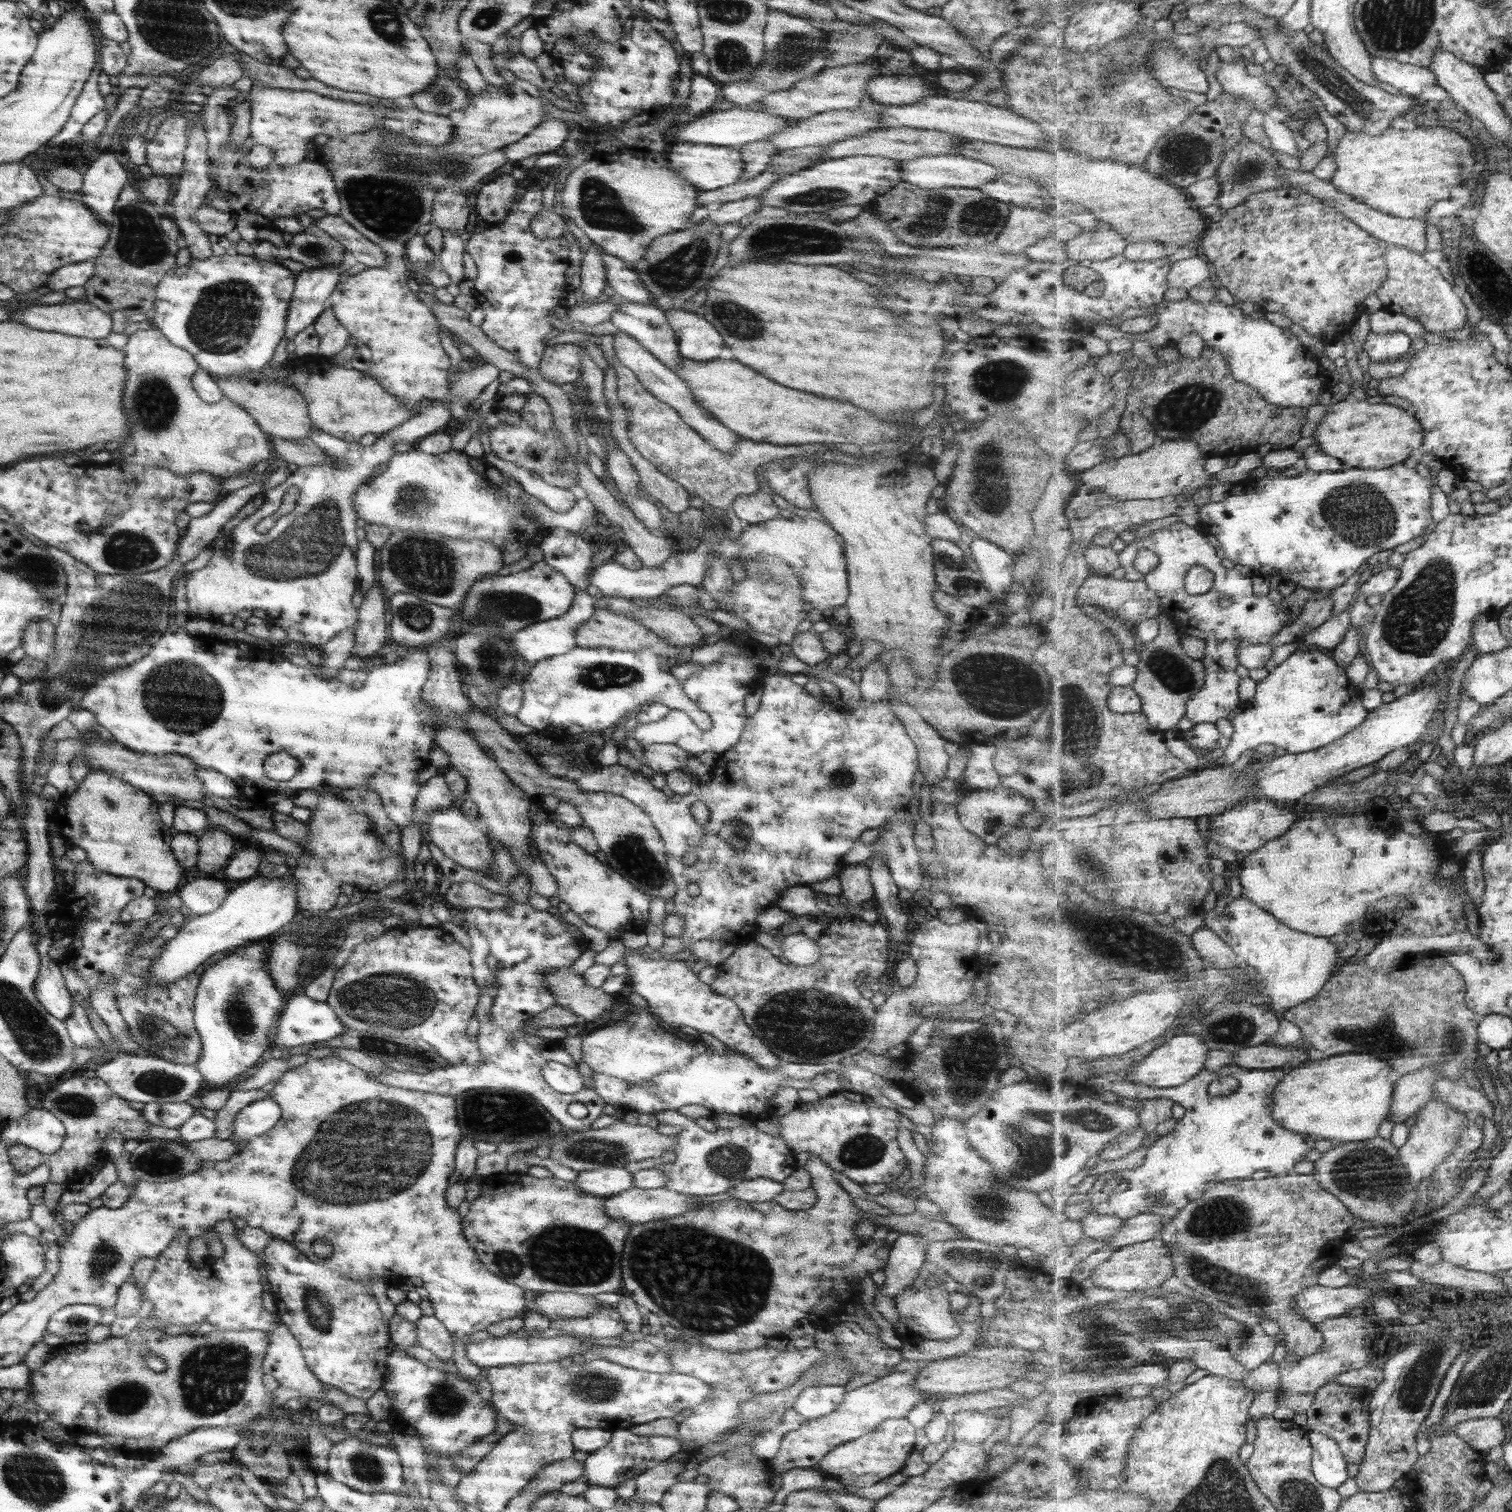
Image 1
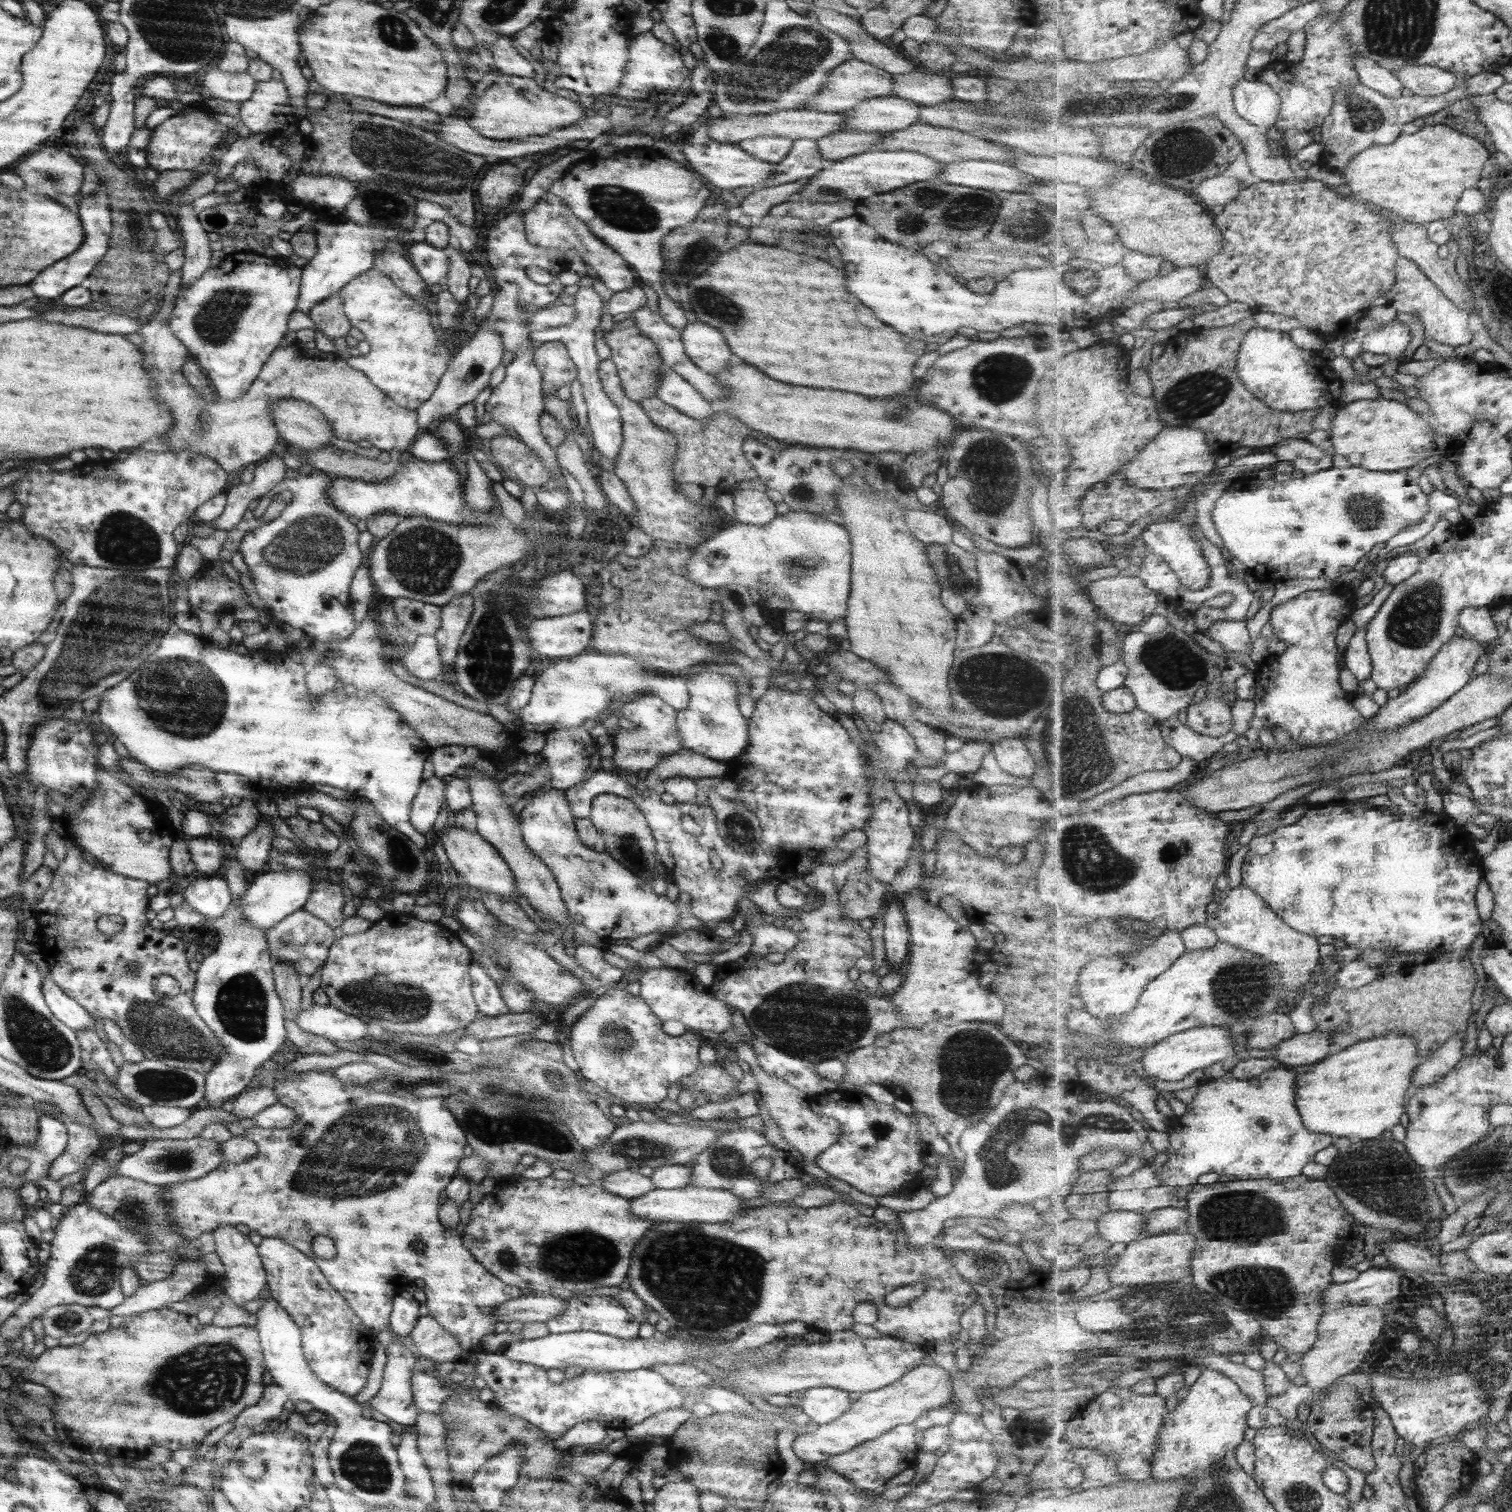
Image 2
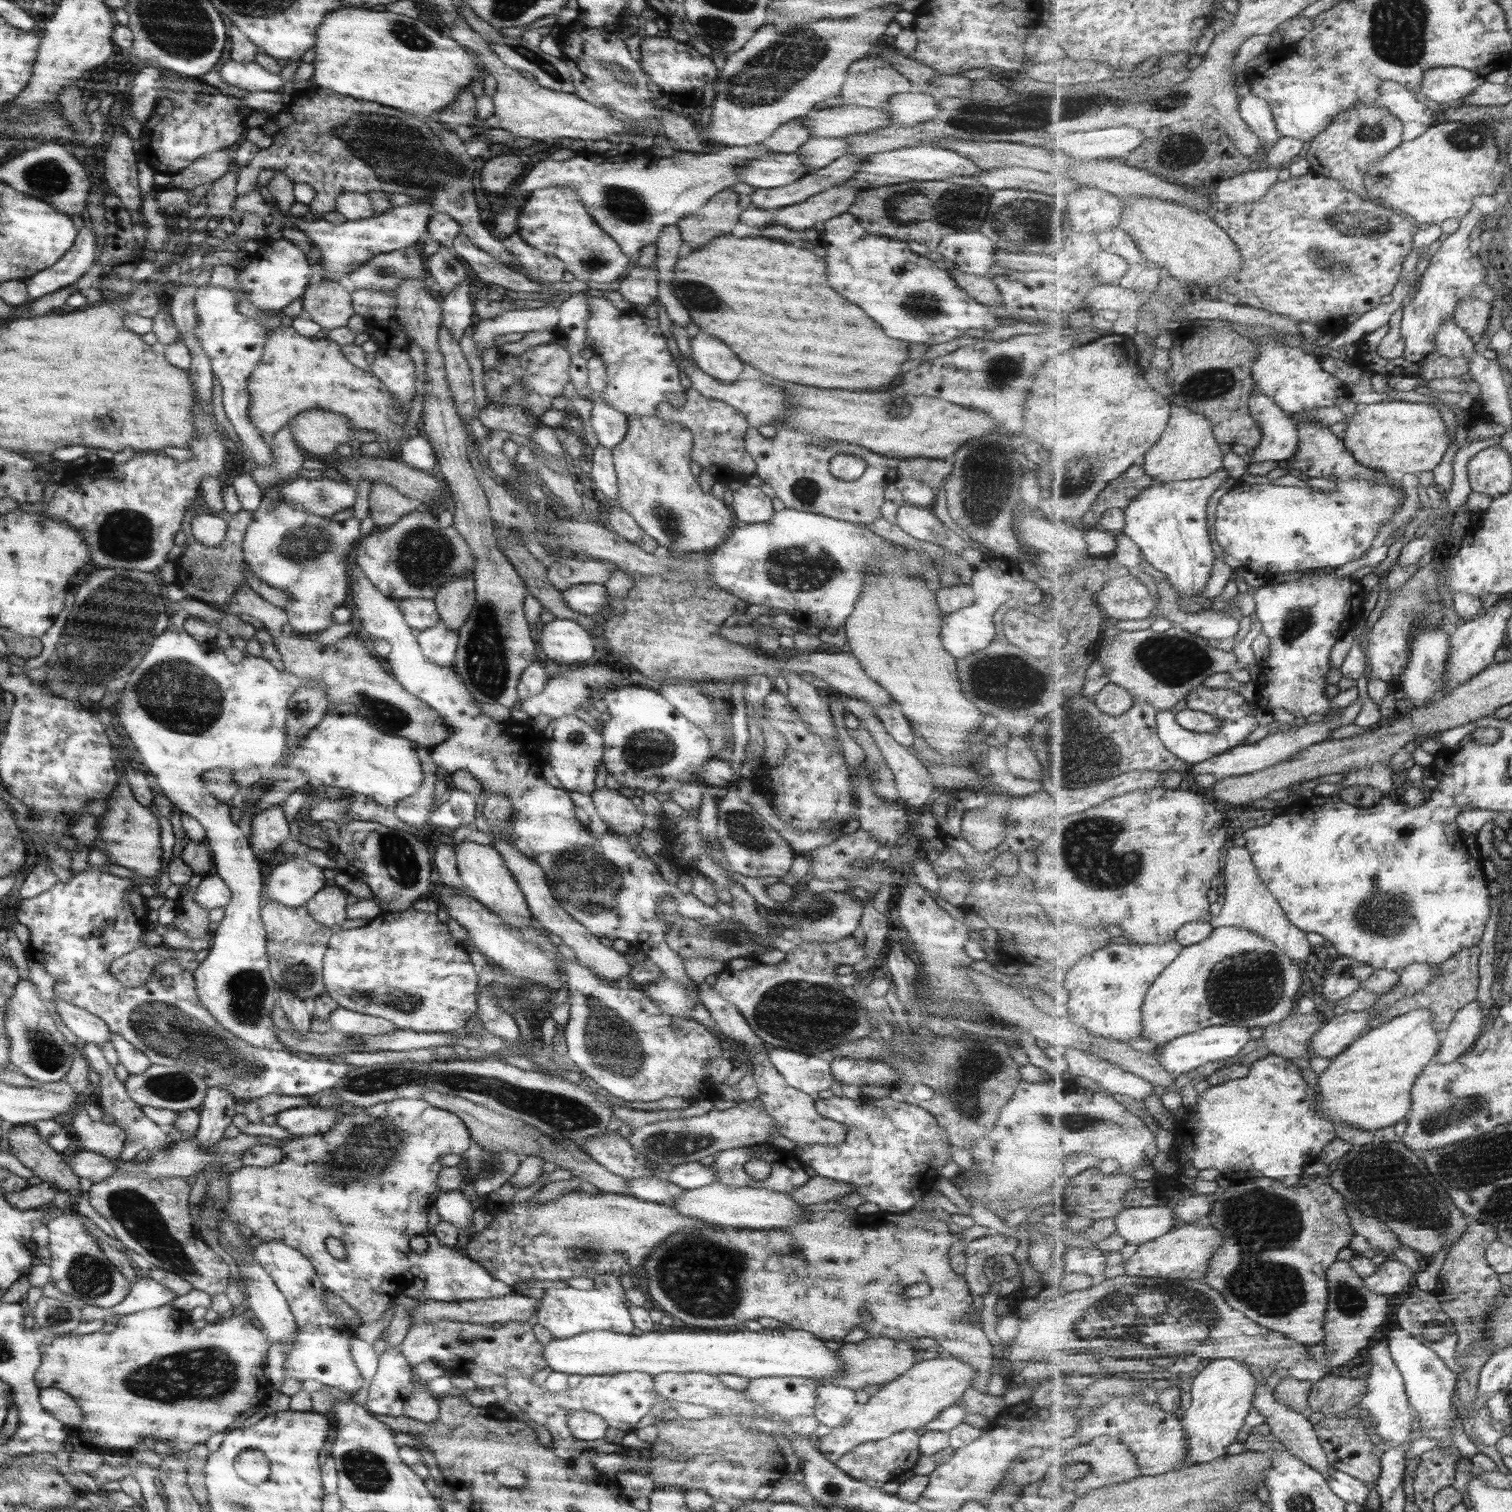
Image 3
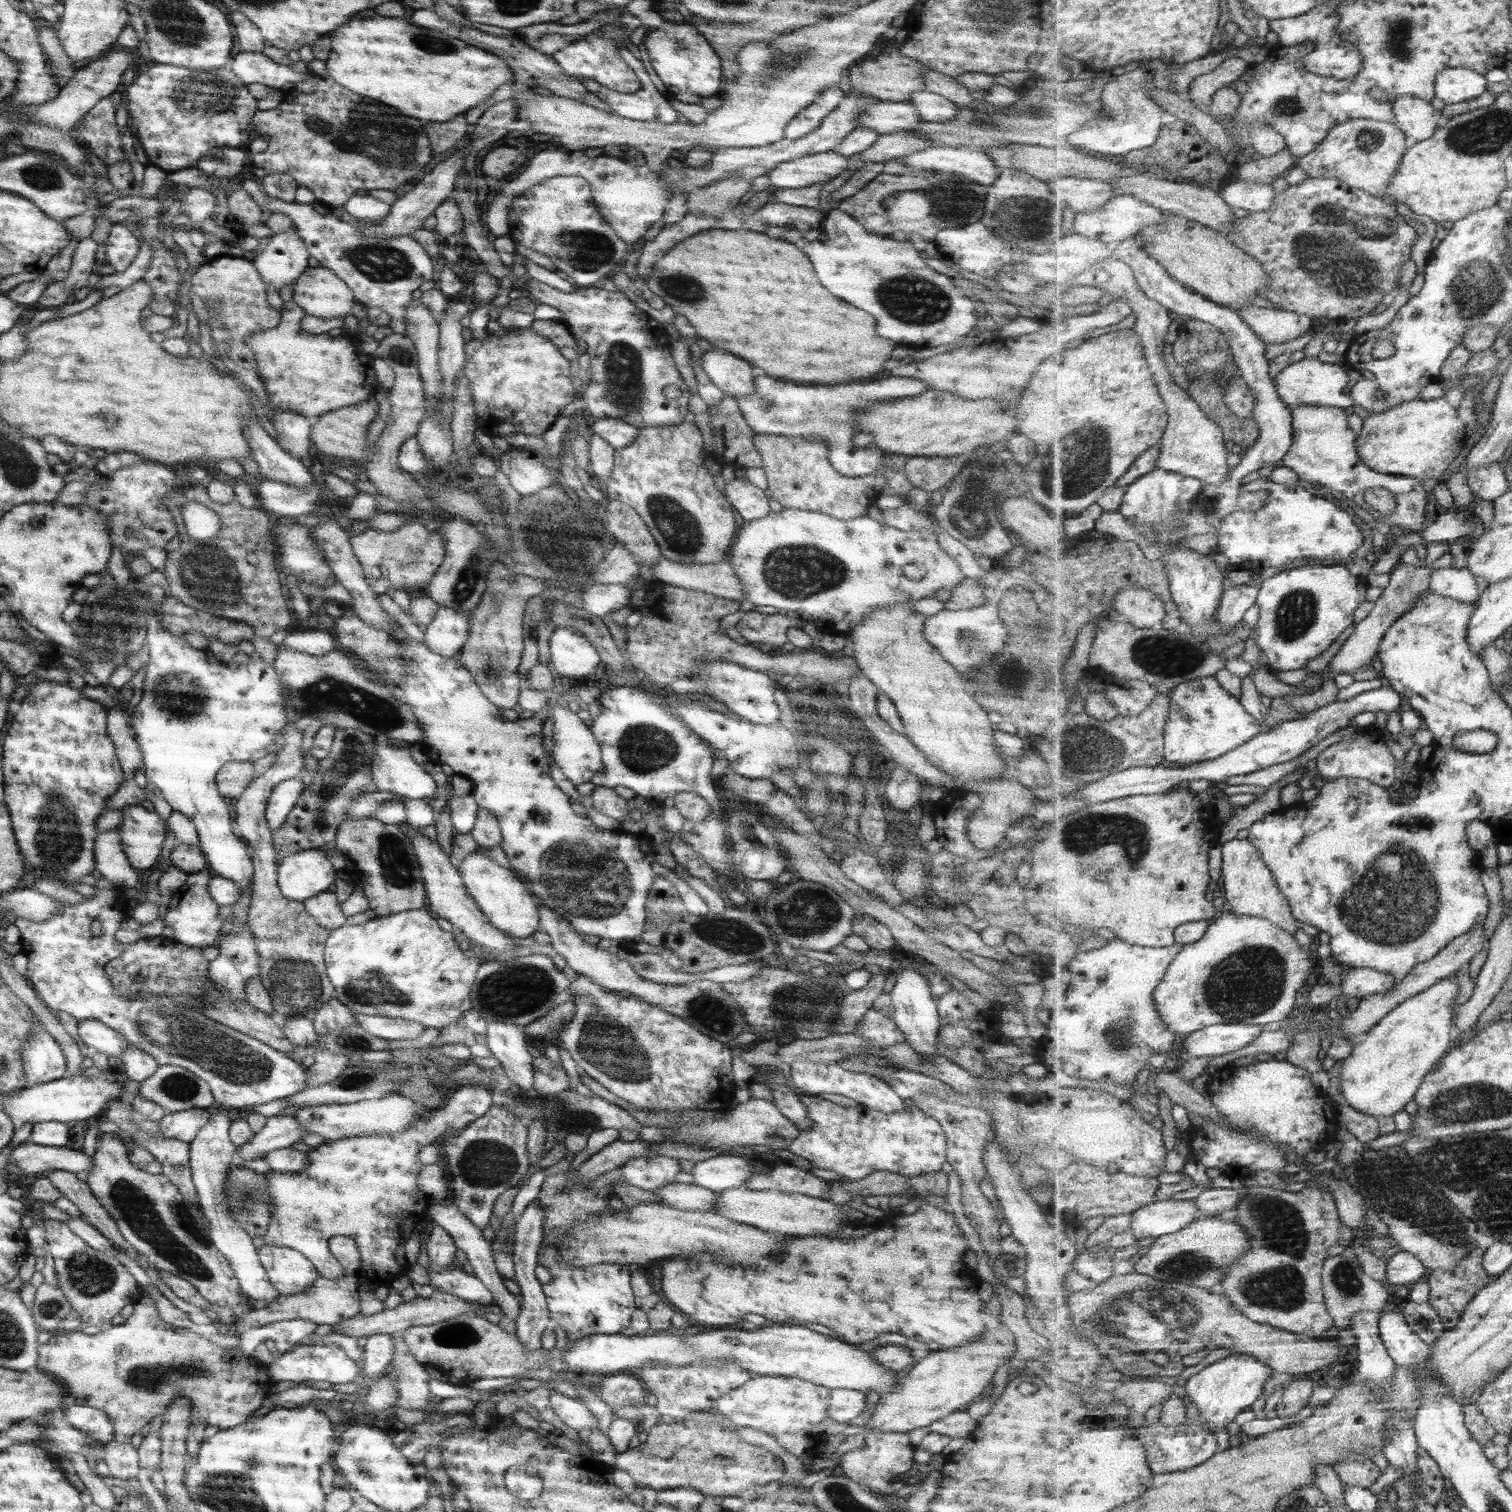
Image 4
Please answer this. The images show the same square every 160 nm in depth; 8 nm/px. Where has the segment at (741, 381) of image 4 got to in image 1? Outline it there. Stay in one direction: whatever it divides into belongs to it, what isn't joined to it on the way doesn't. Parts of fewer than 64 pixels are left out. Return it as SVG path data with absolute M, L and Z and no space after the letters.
M680 307L668 308L663 312L669 328L673 330L681 358L693 362L719 359L724 345L721 334L715 332L715 328L702 316Z

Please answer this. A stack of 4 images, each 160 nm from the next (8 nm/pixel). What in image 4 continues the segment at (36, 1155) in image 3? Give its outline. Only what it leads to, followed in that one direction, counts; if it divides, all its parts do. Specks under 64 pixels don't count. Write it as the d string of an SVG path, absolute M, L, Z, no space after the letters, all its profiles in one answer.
M53 1170L47 1173L46 1178L53 1188L79 1210L81 1220L98 1230L114 1248L124 1252L131 1259L138 1258L139 1252L121 1236L115 1222L99 1205L99 1201L89 1191L86 1182L77 1180L71 1172L63 1170Z

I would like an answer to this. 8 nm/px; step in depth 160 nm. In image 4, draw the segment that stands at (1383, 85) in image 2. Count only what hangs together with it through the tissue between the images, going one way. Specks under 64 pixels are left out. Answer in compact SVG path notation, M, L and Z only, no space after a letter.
M1409 94L1396 98L1391 102L1390 109L1394 112L1394 122L1402 124L1410 143L1429 140L1445 122L1442 111L1432 103Z

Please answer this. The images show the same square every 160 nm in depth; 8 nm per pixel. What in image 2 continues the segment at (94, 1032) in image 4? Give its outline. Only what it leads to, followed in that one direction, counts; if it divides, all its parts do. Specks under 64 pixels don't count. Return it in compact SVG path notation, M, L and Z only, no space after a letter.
M50 975L42 979L42 995L50 1010L50 1013L65 1026L71 1030L77 1032L78 1030L94 1030L95 1020L84 1008L81 1008L72 998L69 998L58 986L55 986L55 982L50 979Z

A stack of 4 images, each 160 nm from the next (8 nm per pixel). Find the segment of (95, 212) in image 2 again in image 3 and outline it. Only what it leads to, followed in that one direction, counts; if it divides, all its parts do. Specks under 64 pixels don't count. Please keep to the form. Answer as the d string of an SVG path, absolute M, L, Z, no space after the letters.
M83 225L65 255L61 256L52 266L23 280L29 300L75 283L92 266L95 250L93 229Z

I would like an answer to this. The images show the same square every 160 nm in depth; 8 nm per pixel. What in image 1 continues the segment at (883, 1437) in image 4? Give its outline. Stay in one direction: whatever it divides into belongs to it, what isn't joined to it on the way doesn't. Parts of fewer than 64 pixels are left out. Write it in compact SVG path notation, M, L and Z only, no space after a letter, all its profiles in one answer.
M888 1418L882 1422L873 1432L836 1446L830 1450L817 1463L817 1468L827 1472L832 1478L841 1482L844 1486L871 1486L875 1482L900 1472L909 1453L913 1450L915 1427L903 1418Z

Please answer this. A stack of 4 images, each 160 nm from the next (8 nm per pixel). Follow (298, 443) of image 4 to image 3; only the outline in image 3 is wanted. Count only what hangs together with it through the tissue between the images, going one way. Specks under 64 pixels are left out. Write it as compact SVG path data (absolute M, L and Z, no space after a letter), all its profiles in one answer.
M281 427L271 435L270 453L272 462L265 466L250 466L250 478L261 489L282 484L298 476L305 456L301 447L293 440L289 427Z

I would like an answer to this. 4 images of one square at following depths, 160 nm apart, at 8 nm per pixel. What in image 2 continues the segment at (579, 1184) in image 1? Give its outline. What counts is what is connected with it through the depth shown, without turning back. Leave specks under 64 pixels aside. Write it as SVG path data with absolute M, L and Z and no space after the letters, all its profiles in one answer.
M627 1169L609 1173L596 1181L595 1184L598 1184L599 1188L611 1192L611 1194L626 1199L637 1198L654 1189L647 1176L641 1176L638 1172L630 1172Z

